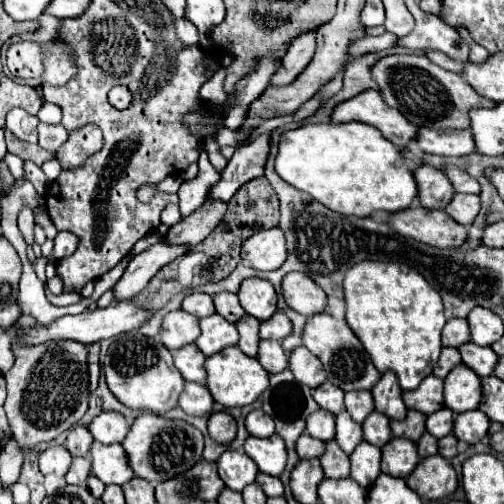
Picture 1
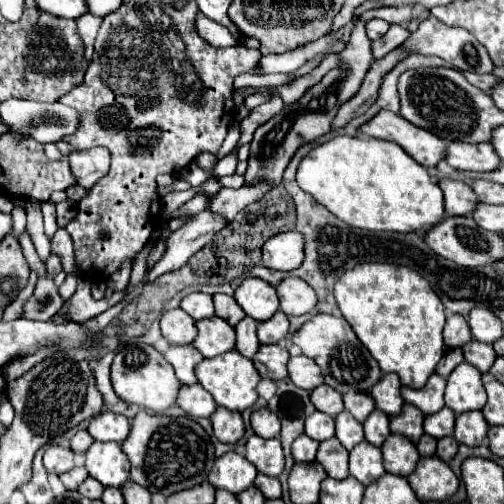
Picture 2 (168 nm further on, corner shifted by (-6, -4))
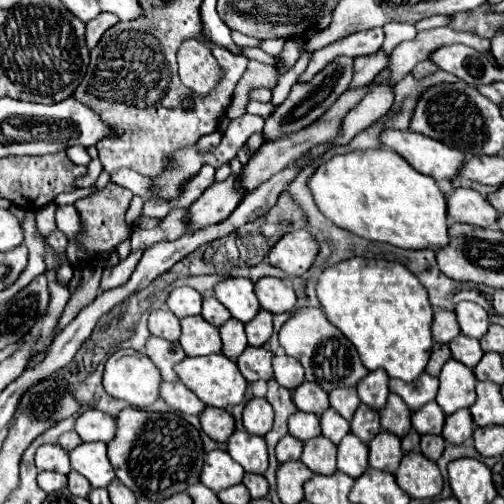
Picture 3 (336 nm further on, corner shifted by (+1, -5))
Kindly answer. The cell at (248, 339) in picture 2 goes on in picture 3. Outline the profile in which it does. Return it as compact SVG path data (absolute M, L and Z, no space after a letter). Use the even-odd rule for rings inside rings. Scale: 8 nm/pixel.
M228 319L218 331L220 331L220 339L222 339L222 353L228 359L236 359L248 347L242 321Z

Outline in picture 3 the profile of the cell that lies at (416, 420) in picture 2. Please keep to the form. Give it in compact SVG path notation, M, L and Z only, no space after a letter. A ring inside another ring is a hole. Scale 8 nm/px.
M390 395L386 405L378 411L378 415L380 415L382 429L394 433L396 437L404 437L410 431L410 427L412 427L410 425L412 411L398 395Z

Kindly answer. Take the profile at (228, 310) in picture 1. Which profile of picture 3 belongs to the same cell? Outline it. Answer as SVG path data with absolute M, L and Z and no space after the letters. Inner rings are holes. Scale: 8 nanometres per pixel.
M206 297L202 301L202 317L208 323L212 323L214 327L220 327L222 323L226 323L230 319L230 313L226 311L226 307L216 297Z

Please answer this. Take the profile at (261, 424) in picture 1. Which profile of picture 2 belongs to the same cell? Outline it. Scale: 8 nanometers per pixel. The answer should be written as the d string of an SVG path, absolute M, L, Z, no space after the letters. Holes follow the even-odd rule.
M267 408L255 410L251 414L251 428L255 430L257 436L263 436L263 438L277 438L279 430L281 430L279 418Z

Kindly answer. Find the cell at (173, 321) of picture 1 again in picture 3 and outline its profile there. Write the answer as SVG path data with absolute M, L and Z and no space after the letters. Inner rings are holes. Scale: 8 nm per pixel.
M170 309L150 311L148 329L152 335L162 337L166 341L178 341L178 337L180 337L180 321Z

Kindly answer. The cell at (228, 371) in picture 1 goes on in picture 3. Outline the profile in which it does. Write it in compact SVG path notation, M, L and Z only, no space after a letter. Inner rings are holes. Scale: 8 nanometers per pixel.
M212 353L206 357L184 357L176 367L174 367L178 379L198 395L198 399L204 405L210 407L222 407L222 409L230 409L234 405L238 405L244 399L246 393L246 381L242 379L238 367L234 365L234 361L230 361L228 357L224 357L222 353Z

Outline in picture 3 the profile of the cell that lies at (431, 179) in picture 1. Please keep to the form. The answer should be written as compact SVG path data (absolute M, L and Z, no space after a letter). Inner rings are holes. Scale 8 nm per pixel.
M460 187L448 197L448 217L454 223L494 227L498 219L498 211L478 191Z

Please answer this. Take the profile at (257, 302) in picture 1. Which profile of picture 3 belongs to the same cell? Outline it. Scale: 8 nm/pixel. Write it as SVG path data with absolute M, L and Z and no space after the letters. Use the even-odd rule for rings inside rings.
M228 277L216 283L212 293L230 311L230 315L242 323L250 321L256 311L260 311L260 303L254 295L254 283L250 279Z

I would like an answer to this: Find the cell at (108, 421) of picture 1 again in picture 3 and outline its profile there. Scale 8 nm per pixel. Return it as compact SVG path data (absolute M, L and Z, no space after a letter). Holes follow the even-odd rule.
M88 409L78 415L74 429L82 441L108 443L116 433L116 421L114 421L114 417L98 411L98 409Z

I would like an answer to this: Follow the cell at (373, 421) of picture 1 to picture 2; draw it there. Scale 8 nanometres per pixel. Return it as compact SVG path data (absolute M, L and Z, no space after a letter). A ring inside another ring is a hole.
M373 410L363 424L363 430L365 430L365 440L367 442L371 442L375 446L381 446L387 440L387 436L391 434L389 432L389 416L381 410Z

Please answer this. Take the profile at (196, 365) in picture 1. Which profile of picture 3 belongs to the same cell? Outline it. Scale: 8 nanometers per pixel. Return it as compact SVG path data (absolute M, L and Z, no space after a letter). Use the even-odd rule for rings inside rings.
M150 337L146 341L144 353L152 359L152 363L156 363L156 367L162 375L162 381L176 381L174 365L186 357L180 343L170 343L160 337Z

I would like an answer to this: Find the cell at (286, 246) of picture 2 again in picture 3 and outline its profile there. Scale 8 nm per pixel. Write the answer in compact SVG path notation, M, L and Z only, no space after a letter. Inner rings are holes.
M298 229L284 235L280 243L272 247L272 251L268 253L268 261L288 275L300 277L312 267L318 251L320 243L316 241L316 237L310 235L306 229Z

